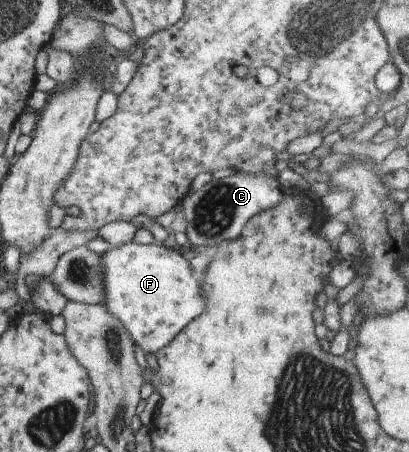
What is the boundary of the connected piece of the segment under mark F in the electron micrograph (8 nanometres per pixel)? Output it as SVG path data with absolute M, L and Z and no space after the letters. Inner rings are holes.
M126 242L121 246L113 246L101 253L101 273L103 273L103 305L131 335L131 340L138 345L144 355L159 355L159 351L167 347L167 343L193 319L203 311L201 299L201 275L196 274L189 266L188 255L180 255L177 248L165 249L155 243Z

